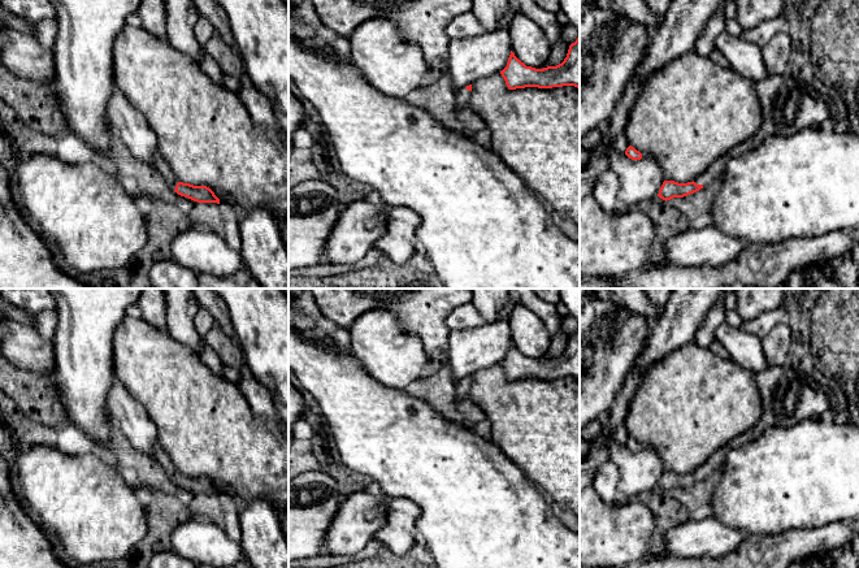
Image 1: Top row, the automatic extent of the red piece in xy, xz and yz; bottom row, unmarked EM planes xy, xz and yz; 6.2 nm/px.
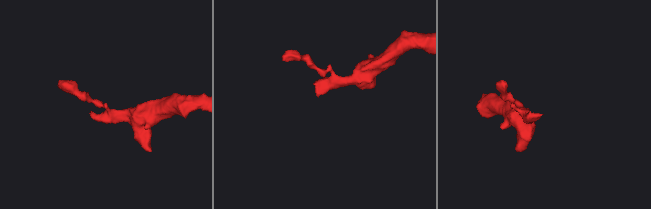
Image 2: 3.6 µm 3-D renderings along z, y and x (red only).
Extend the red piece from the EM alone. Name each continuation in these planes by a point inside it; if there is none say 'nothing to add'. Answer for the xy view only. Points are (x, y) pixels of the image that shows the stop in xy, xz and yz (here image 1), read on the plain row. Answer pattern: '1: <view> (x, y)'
1: xy (159, 454)

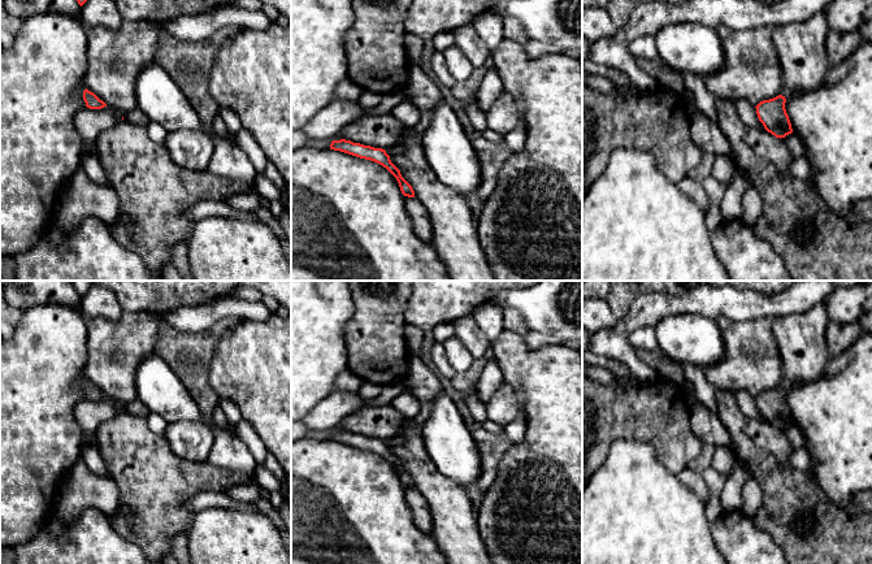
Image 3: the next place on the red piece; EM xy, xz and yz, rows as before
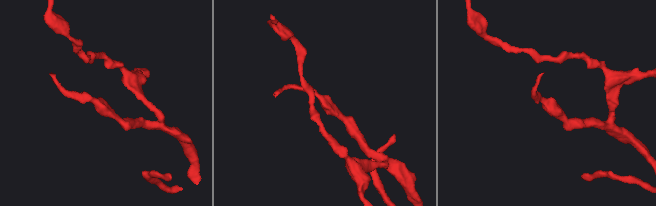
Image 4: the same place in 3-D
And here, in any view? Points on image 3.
nothing to add

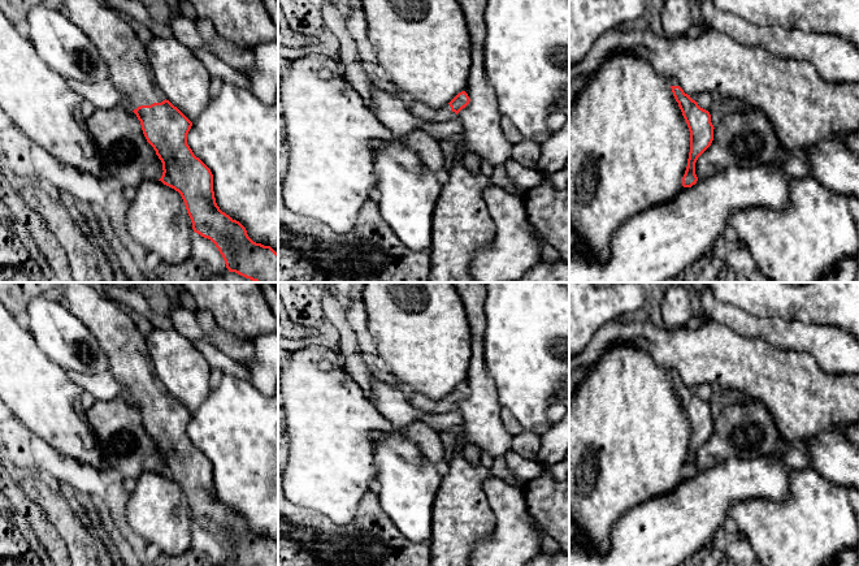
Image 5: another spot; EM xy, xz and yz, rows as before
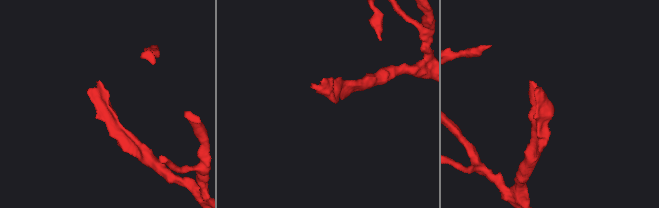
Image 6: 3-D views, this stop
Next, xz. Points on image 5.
1: xz (434, 406)

